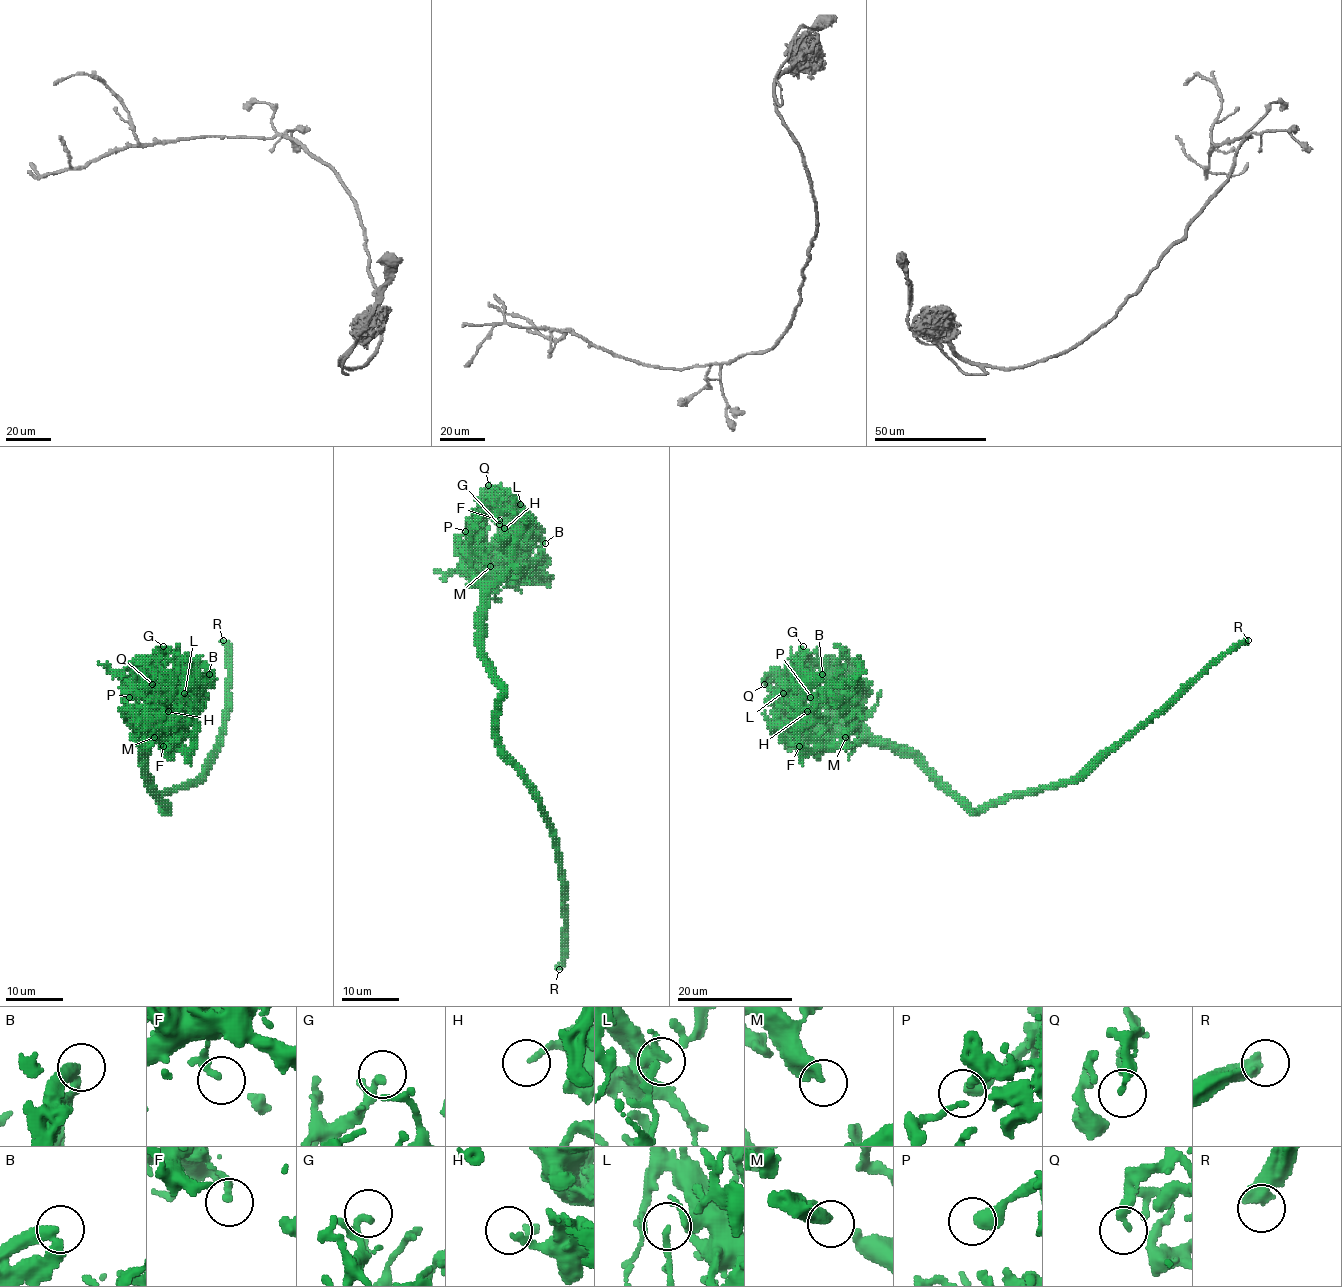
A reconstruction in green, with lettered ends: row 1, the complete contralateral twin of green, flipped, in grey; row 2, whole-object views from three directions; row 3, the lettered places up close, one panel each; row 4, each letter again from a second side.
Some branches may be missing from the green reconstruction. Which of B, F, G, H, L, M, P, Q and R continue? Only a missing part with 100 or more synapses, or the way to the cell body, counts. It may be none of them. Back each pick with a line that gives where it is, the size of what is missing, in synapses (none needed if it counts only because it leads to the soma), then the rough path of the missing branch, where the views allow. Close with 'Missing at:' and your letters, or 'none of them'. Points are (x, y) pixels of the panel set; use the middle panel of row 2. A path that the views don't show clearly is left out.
R: Place: (559, 969). Roughly 850 synapses
Missing at: R

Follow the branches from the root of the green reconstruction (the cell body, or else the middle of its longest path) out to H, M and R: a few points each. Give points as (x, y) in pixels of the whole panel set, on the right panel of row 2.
H: (984, 805), (978, 811), (968, 811), (913, 758), (886, 746), (820, 746), (810, 732), (810, 708), (807, 711)
M: (984, 805), (978, 811), (968, 811), (913, 758), (877, 746), (849, 721), (832, 729), (845, 737)
R: (984, 805), (995, 805), (1011, 797), (1036, 794), (1088, 772), (1107, 753), (1165, 710), (1212, 665), (1248, 640)

